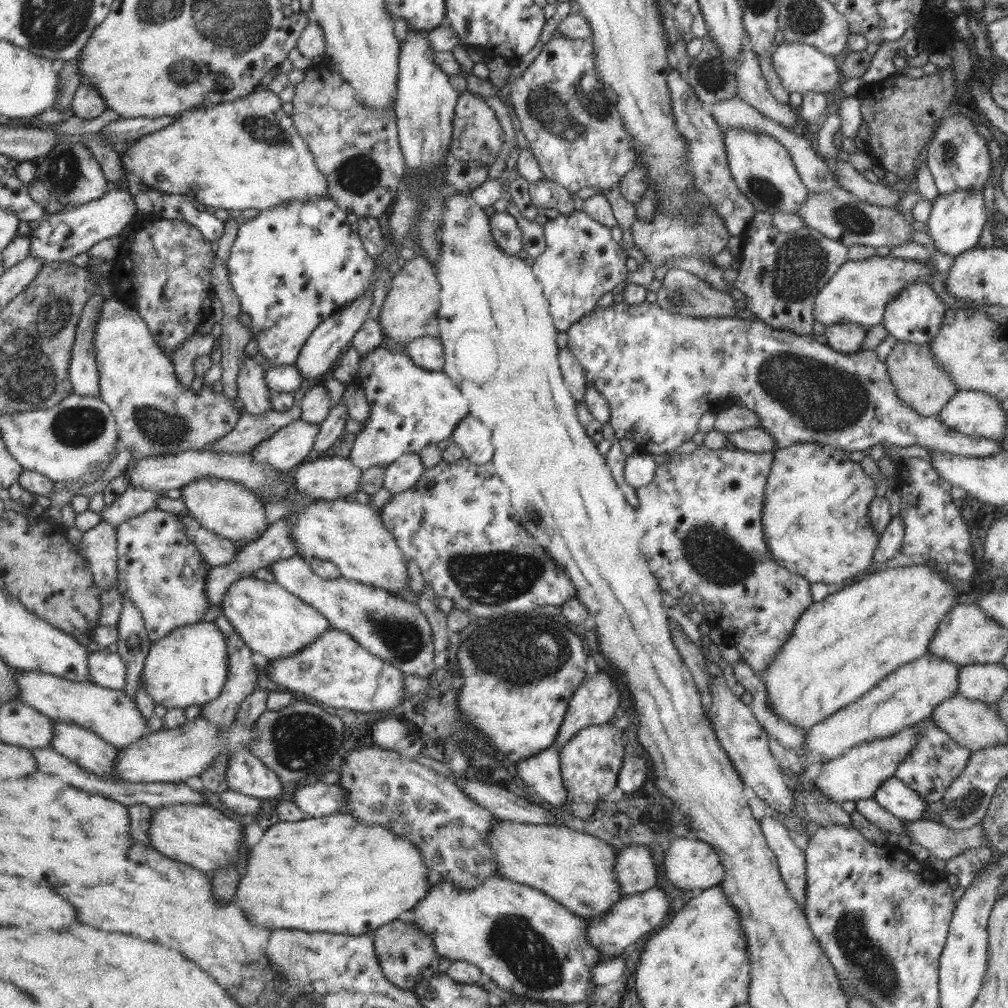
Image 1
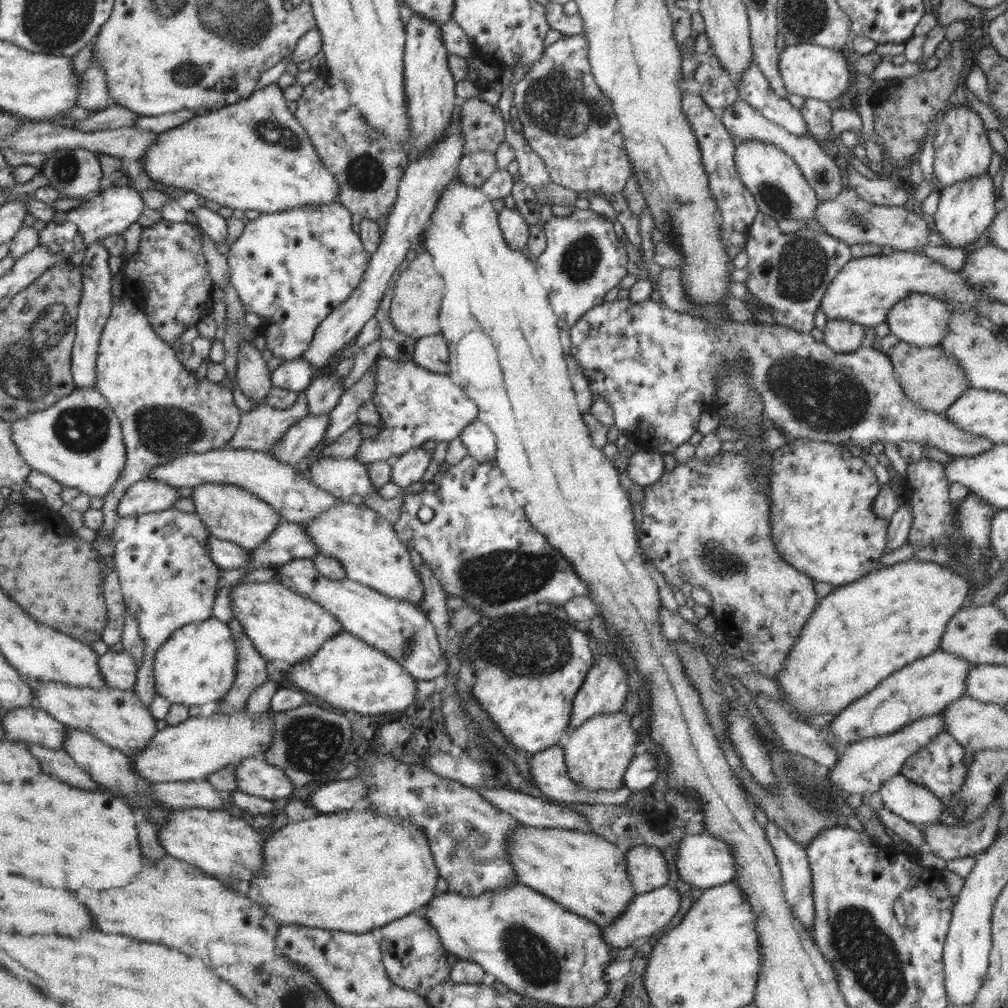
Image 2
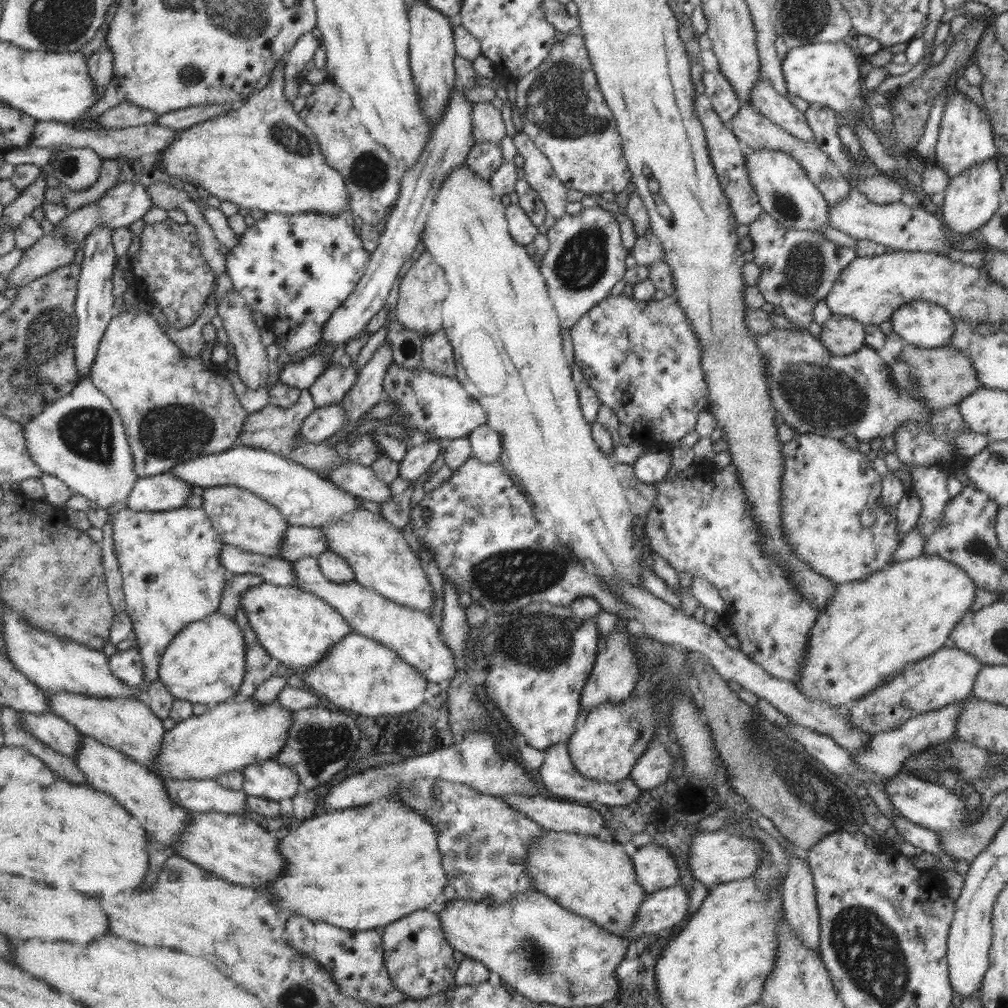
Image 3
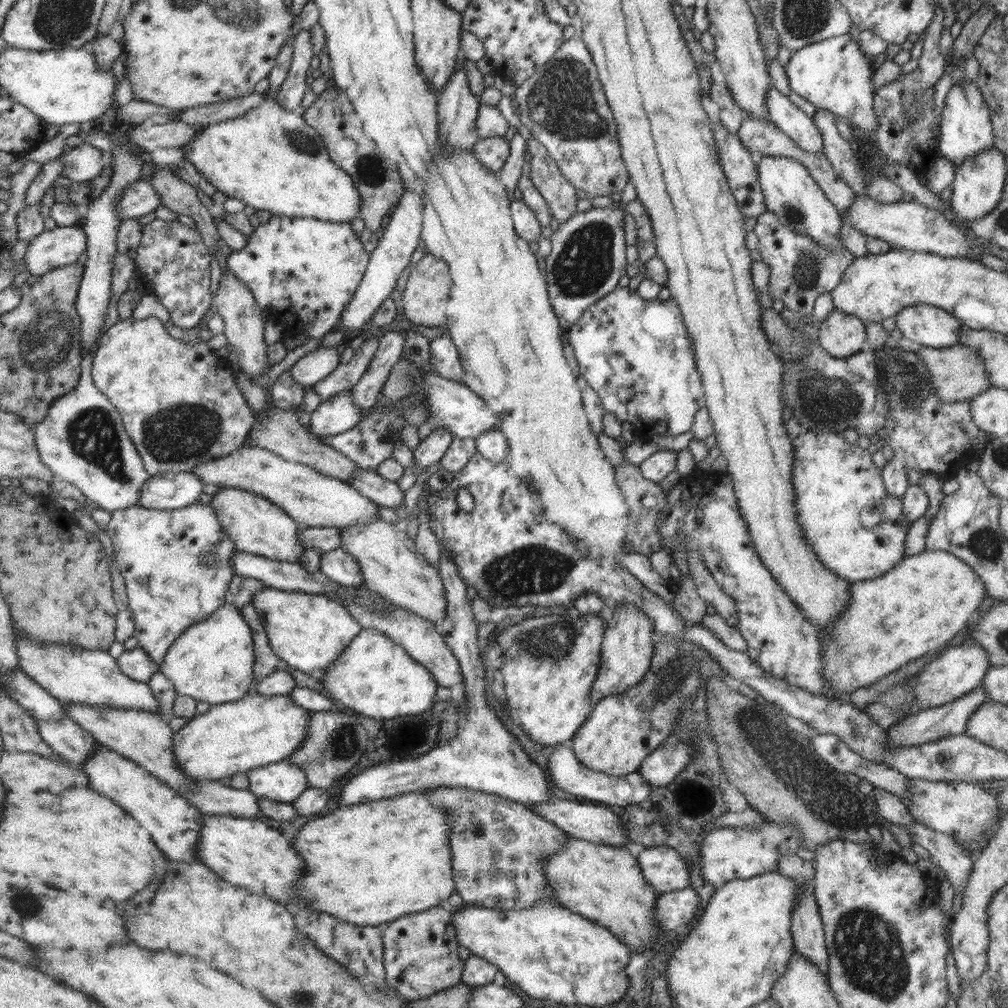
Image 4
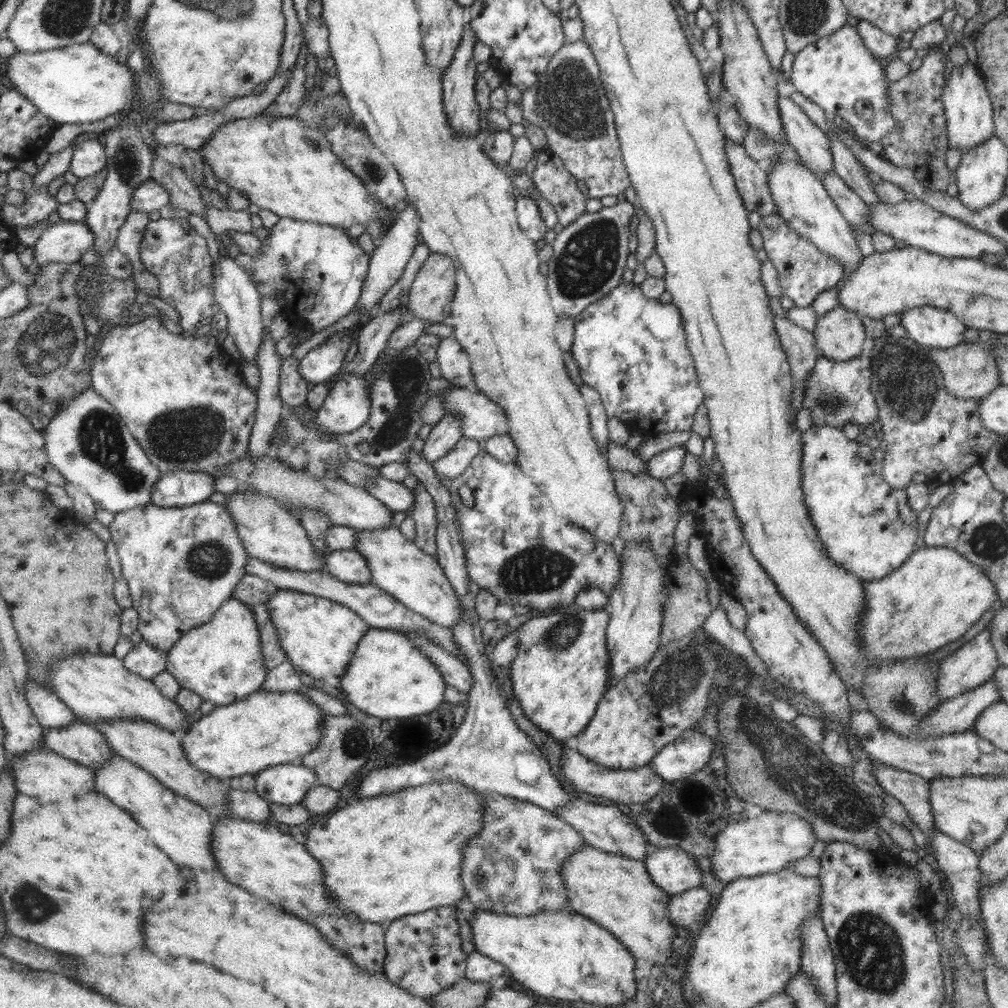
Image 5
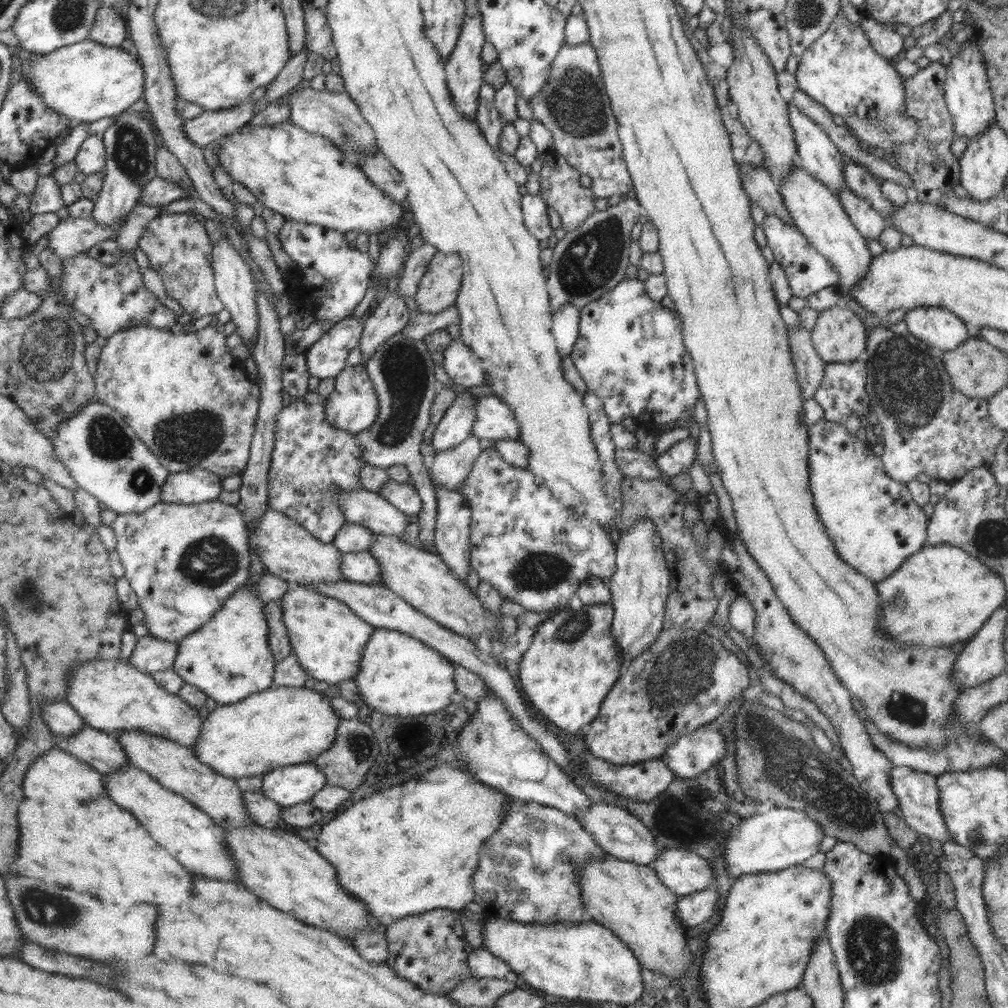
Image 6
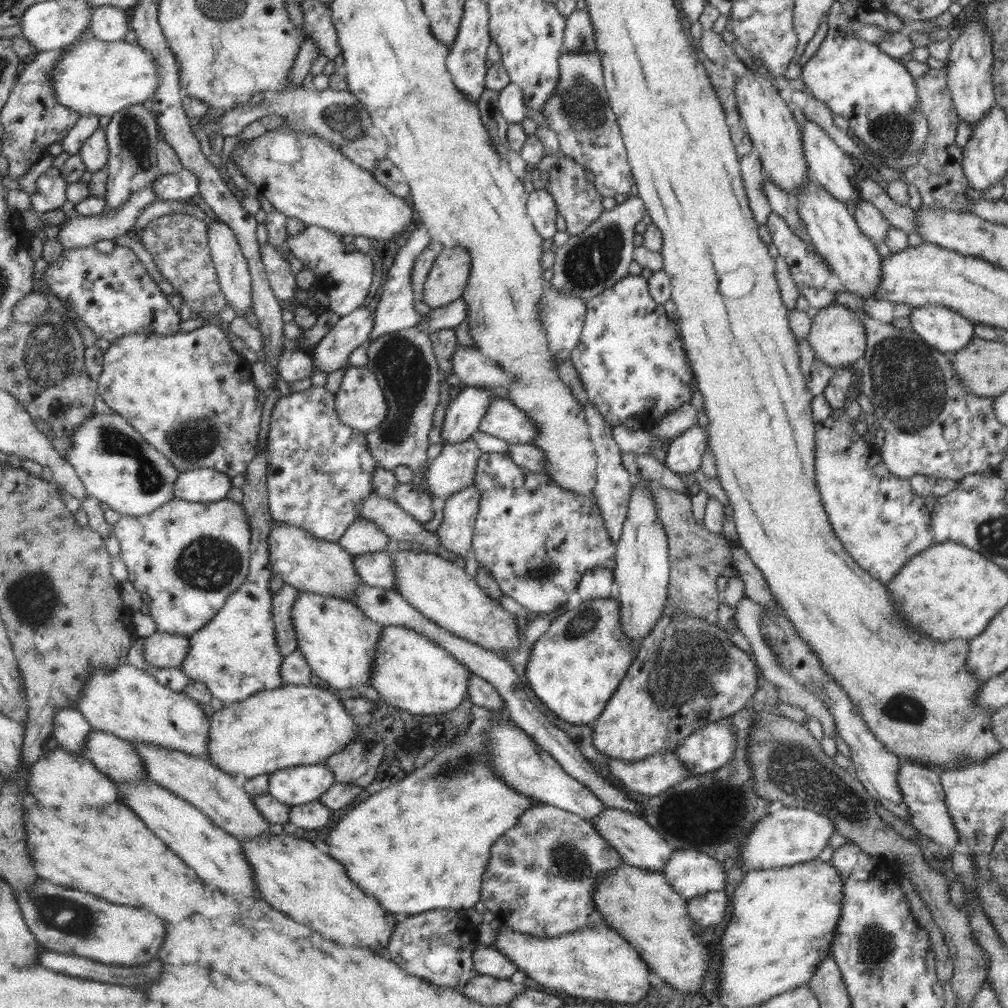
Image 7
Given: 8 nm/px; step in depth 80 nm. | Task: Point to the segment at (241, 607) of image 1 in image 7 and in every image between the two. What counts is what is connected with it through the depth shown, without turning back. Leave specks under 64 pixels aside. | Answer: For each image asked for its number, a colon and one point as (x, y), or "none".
2: (283, 626)
3: (295, 628)
4: (308, 632)
5: (319, 637)
6: (328, 639)
7: (339, 642)

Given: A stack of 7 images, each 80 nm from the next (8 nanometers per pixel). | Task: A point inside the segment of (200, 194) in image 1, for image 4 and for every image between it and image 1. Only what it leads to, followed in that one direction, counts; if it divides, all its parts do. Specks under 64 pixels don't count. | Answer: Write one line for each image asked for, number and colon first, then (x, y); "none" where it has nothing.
2: (254, 155)
3: (263, 156)
4: (271, 159)

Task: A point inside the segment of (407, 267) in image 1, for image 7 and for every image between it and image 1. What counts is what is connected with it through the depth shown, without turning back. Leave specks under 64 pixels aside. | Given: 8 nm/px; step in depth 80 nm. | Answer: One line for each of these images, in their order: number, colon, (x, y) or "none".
2: (414, 310)
3: (423, 288)
4: (424, 300)
5: (433, 289)
6: (439, 287)
7: (447, 279)

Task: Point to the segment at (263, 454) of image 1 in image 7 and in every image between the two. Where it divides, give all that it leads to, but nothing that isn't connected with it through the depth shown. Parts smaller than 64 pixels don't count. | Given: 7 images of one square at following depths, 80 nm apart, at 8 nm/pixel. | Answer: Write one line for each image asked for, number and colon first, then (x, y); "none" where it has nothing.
2: (299, 440)
3: (322, 422)
4: (338, 414)
5: (347, 407)
6: (353, 406)
7: (359, 403)

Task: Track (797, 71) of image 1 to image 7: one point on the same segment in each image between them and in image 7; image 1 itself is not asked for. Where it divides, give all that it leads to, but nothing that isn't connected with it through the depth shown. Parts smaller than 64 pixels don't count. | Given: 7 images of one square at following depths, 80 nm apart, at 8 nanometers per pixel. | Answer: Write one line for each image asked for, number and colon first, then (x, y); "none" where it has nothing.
2: (807, 70)
3: (826, 73)
4: (833, 74)
5: (838, 73)
6: (841, 71)
7: (854, 79)

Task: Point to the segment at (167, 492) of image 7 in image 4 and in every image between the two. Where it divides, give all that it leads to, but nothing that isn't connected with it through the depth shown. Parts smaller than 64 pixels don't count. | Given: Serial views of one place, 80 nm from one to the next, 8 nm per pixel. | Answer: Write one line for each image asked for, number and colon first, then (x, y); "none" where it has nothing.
4: (82, 440)
5: (87, 442)
6: (103, 455)

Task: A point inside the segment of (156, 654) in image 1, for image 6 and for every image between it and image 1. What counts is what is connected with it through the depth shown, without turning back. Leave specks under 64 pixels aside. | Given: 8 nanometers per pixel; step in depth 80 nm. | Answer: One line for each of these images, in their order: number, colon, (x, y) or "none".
2: (196, 665)
3: (204, 663)
4: (212, 661)
5: (221, 661)
6: (228, 658)

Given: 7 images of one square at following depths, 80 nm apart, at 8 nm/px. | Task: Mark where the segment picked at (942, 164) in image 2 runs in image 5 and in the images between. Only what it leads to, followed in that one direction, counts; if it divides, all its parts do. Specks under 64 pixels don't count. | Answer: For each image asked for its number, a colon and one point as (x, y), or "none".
3: (966, 138)
4: (966, 130)
5: (969, 114)

